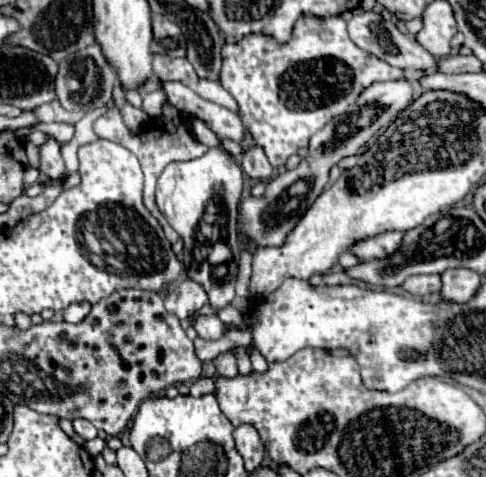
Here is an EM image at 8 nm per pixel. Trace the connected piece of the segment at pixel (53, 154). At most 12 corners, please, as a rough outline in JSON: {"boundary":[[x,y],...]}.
{"boundary":[[59,143],[41,147],[41,167],[51,181],[69,177]]}

